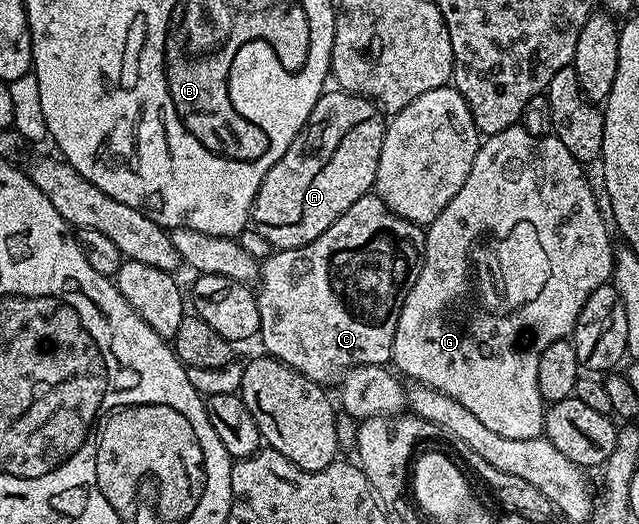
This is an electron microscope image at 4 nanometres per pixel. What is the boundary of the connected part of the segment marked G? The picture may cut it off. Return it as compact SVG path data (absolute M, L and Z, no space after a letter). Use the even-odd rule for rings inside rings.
M517 125L502 129L502 133L487 136L474 157L474 165L470 169L470 177L466 177L466 185L462 185L462 189L454 193L454 201L450 201L450 205L446 205L446 209L438 213L436 220L427 224L424 237L424 264L420 266L418 281L414 281L402 305L398 329L394 329L391 362L396 363L395 370L401 376L409 375L409 380L425 383L427 387L446 393L446 397L454 397L454 401L458 401L458 405L466 405L466 409L470 409L470 413L474 413L474 417L478 417L482 425L486 425L493 433L511 437L514 441L530 441L543 436L546 404L538 393L538 361L544 350L554 345L554 341L568 339L571 336L578 321L578 313L582 305L586 305L586 297L590 297L594 289L605 286L612 277L612 266L616 260L614 242L612 243L611 237L608 236L609 224L606 222L605 212L604 215L600 212L600 203L596 200L596 195L592 192L592 183L584 171L587 171L585 164L579 163L570 153L570 149L566 149L566 145L562 145L562 141L558 141L553 134L534 137L526 133L524 127ZM504 265L512 277L520 273L520 297L510 293L504 279L506 273L502 271Z

